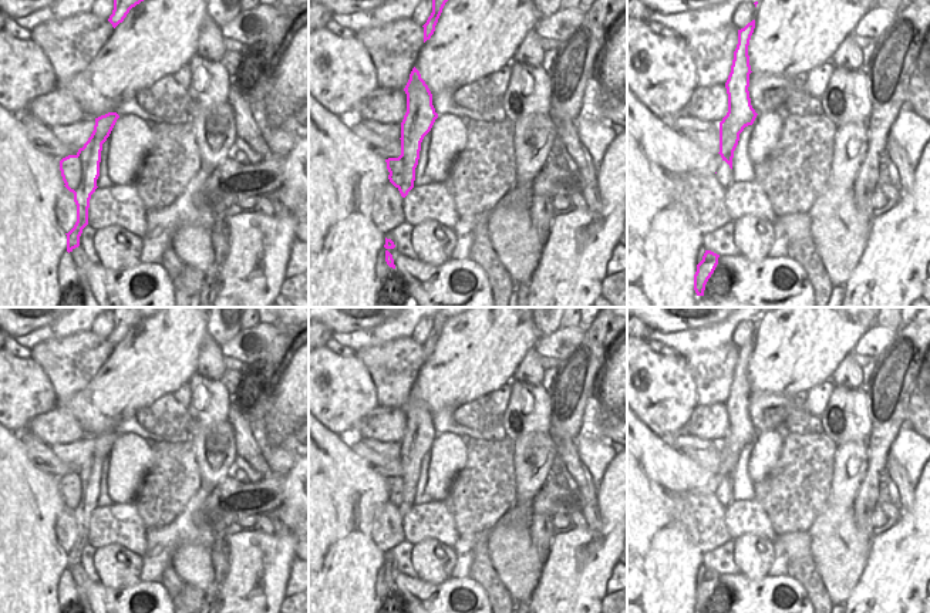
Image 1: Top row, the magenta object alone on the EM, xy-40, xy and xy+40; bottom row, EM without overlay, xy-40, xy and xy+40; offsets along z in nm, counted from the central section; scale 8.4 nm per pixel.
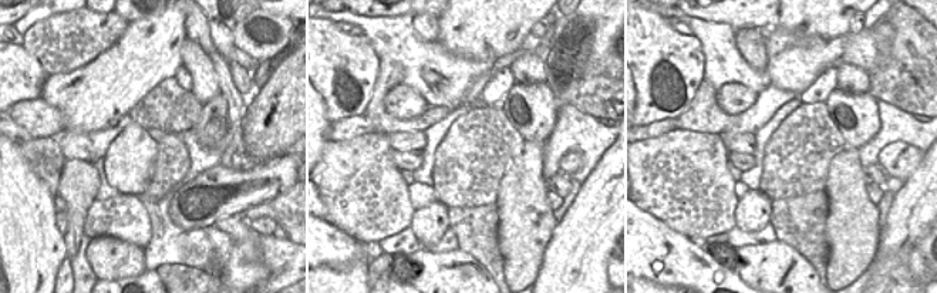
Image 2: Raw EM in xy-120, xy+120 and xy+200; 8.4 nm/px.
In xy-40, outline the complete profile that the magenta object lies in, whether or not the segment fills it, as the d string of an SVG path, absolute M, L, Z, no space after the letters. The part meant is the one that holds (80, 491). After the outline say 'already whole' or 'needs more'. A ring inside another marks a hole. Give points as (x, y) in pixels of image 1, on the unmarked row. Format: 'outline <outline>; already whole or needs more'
outline M108 431L95 437L94 449L84 465L75 474L68 474L60 479L64 505L74 512L74 521L77 523L77 540L65 552L68 572L80 565L80 555L88 543L90 518L98 506L97 498L100 495L102 462L109 455L118 437L119 434L117 431Z; already whole

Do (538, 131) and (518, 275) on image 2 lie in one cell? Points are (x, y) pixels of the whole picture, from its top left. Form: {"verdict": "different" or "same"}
{"verdict": "different"}

